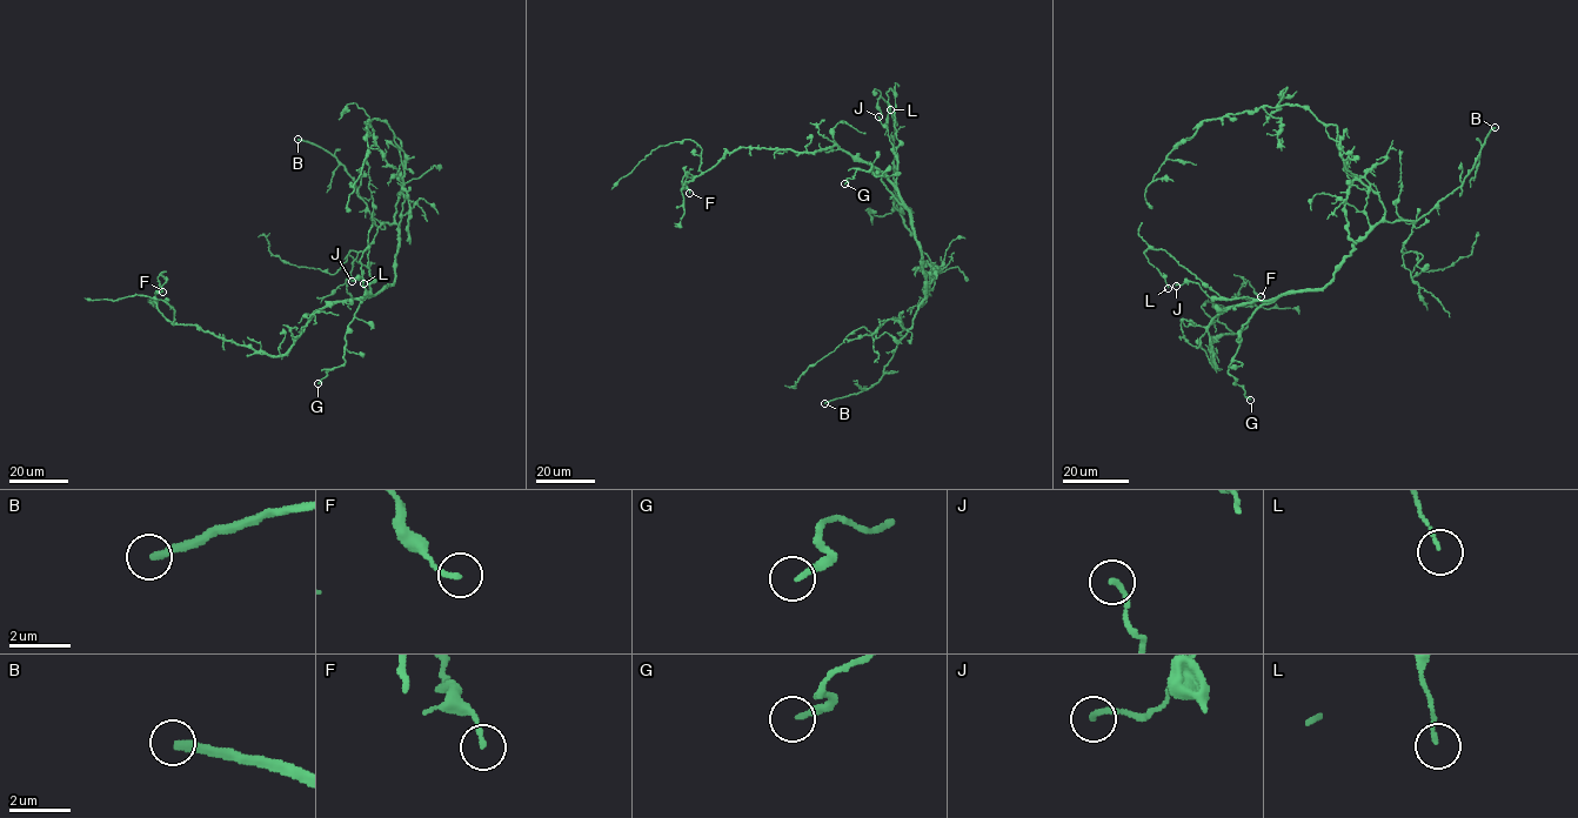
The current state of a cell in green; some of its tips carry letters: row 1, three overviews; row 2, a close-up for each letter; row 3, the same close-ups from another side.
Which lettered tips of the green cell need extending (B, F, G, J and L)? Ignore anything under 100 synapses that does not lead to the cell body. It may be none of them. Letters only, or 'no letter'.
B

